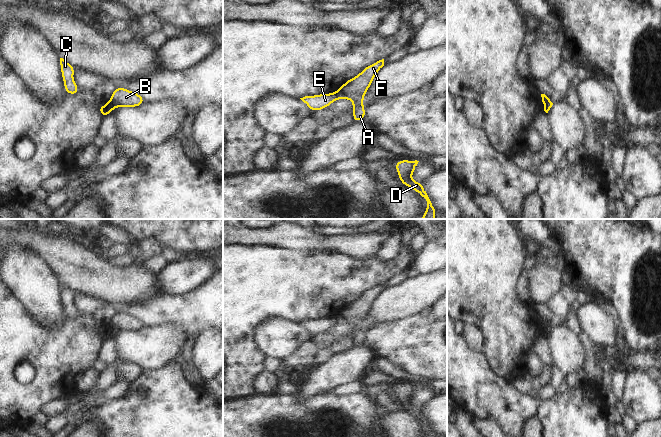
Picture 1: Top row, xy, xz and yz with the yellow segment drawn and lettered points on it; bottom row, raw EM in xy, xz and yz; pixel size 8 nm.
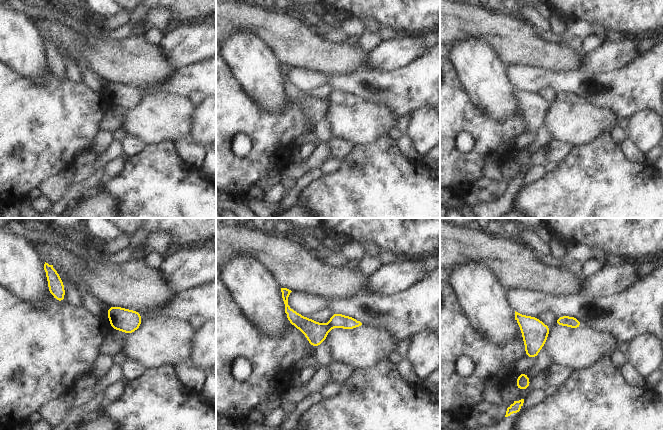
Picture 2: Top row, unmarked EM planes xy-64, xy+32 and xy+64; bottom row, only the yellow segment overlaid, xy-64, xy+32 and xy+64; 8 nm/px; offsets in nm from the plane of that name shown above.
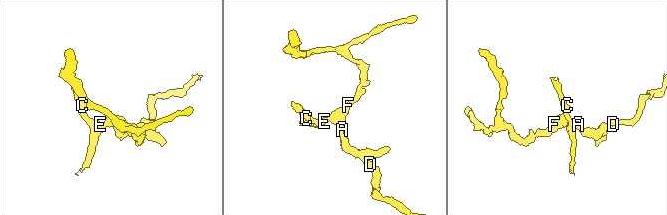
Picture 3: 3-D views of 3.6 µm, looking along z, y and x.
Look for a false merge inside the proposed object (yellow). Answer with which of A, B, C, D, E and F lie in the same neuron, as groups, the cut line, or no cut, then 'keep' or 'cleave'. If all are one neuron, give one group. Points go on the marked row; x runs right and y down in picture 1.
A B D F / C E; cut in xz along (334, 92), (337, 98); cleave

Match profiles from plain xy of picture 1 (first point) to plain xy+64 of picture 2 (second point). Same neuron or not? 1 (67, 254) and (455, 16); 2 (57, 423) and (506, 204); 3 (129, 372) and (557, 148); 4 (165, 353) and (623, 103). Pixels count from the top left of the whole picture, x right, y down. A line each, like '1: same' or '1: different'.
1: same
2: different
3: same
4: different

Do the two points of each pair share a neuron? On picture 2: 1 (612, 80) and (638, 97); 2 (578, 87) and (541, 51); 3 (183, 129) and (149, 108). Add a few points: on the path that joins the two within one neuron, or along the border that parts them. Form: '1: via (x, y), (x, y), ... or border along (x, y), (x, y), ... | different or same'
1: via (618, 86), (623, 91), (632, 91) | same
2: border along (539, 66), (556, 71), (575, 71) | different
3: via (175, 121), (171, 117), (157, 116) | same

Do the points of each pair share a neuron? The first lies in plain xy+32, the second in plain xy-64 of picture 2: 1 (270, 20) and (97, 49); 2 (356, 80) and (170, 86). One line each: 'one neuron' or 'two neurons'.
1: one neuron
2: one neuron

